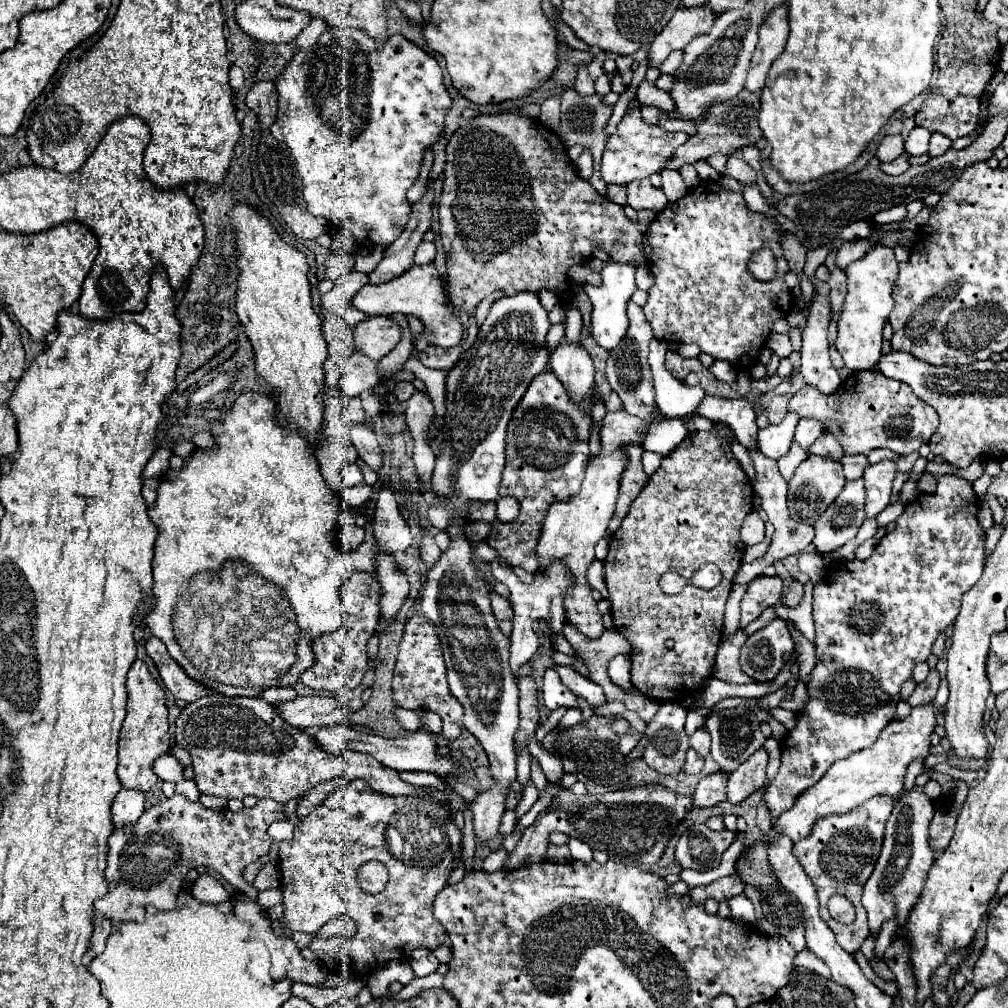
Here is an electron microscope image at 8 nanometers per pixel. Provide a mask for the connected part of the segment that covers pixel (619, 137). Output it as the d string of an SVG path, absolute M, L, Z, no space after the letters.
M630 110L622 122L618 124L616 132L610 136L604 156L602 156L602 176L608 184L628 184L636 178L648 178L654 172L662 172L666 162L674 156L676 148L688 140L684 132L668 132L664 128L648 128L640 120L640 110Z

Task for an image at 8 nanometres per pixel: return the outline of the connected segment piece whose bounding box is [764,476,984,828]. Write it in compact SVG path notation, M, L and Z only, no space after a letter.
M940 476L938 478L938 488L934 494L922 494L920 498L916 498L914 502L910 502L904 510L904 514L896 520L896 528L892 532L888 532L876 546L874 554L860 562L860 560L852 560L852 562L846 562L846 564L832 564L828 568L828 576L824 576L816 586L814 586L814 604L812 604L812 616L814 616L814 626L816 626L816 636L814 636L814 646L816 646L816 666L810 674L810 682L806 684L806 690L808 690L808 702L804 706L804 710L798 714L796 718L796 726L786 734L786 738L782 740L782 764L780 764L780 770L776 774L776 778L770 782L770 786L766 788L764 792L764 802L766 802L766 808L770 812L770 818L772 818L772 828L776 826L776 820L782 812L790 810L796 802L796 798L808 790L810 786L814 786L822 776L824 772L836 762L836 760L842 760L858 750L864 750L868 746L872 746L876 742L876 738L880 736L880 732L894 720L894 712L896 712L896 704L900 700L900 688L902 684L912 676L912 670L916 664L920 662L926 662L926 658L930 656L932 652L932 644L936 640L936 636L946 630L946 626L950 626L958 612L960 612L960 598L964 592L968 592L976 580L982 576L982 568L984 568L984 538L980 536L982 528L978 524L978 518L976 518L976 510L978 510L978 502L976 502L976 496L974 496L974 490L972 490L972 484L966 482L964 478L958 478L958 476Z

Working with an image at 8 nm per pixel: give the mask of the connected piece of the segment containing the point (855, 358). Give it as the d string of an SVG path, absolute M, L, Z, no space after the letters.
M878 246L876 250L868 252L862 260L852 262L846 268L848 294L842 318L838 320L838 352L842 354L846 368L850 368L852 372L872 370L882 356L882 328L894 308L892 286L896 282L896 274L898 262L894 260L894 252L888 246Z

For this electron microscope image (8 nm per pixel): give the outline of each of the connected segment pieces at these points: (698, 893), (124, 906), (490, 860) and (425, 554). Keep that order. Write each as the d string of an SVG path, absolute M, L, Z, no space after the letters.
M732 874L732 876L724 876L724 878L718 878L716 882L708 884L708 886L702 886L702 888L692 888L688 896L692 896L692 900L696 900L698 904L704 904L704 900L708 898L714 898L718 902L722 900L730 900L732 896L736 894L742 894L744 892L744 886L742 886L742 880L738 874Z
M174 794L152 808L144 810L144 814L136 820L132 826L122 826L112 832L108 838L108 868L106 868L106 878L108 878L108 894L96 900L96 912L106 914L114 924L128 922L128 920L144 920L148 906L156 910L172 910L176 906L176 894L180 890L180 884L184 882L186 874L190 868L196 866L212 866L222 878L234 888L244 894L248 894L252 900L256 900L258 890L254 886L248 886L244 882L244 868L252 862L256 862L260 856L266 856L270 852L272 838L268 836L268 826L272 822L286 820L284 814L284 804L276 800L258 800L254 808L242 808L234 812L234 820L228 820L228 812L216 812L204 808L200 802L190 802L182 794Z
M504 850L492 852L490 856L486 856L486 860L484 860L484 864L482 864L482 870L484 870L484 872L496 872L496 870L502 870L502 868L504 868L506 856L508 856L508 852L504 852Z
M422 528L422 540L420 540L420 558L426 564L426 568L432 568L436 560L440 558L440 548L436 546L434 538L428 534L426 528Z

